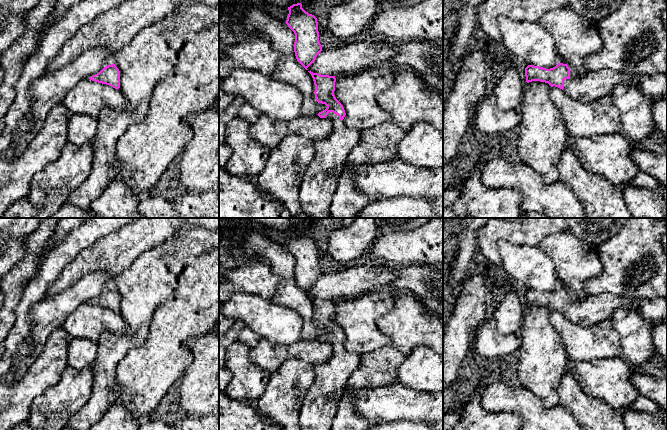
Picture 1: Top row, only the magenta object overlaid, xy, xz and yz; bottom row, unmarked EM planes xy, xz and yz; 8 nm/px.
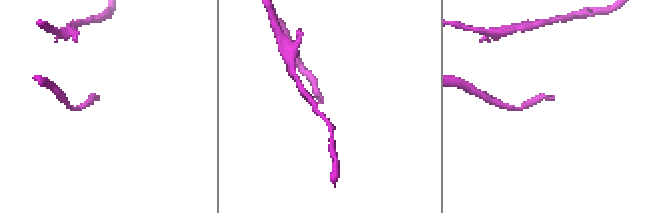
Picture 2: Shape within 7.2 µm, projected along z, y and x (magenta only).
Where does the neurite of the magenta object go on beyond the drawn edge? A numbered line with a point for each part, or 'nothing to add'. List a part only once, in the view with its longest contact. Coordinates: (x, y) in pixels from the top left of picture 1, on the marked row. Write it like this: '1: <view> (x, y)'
1: yz (592, 85)

